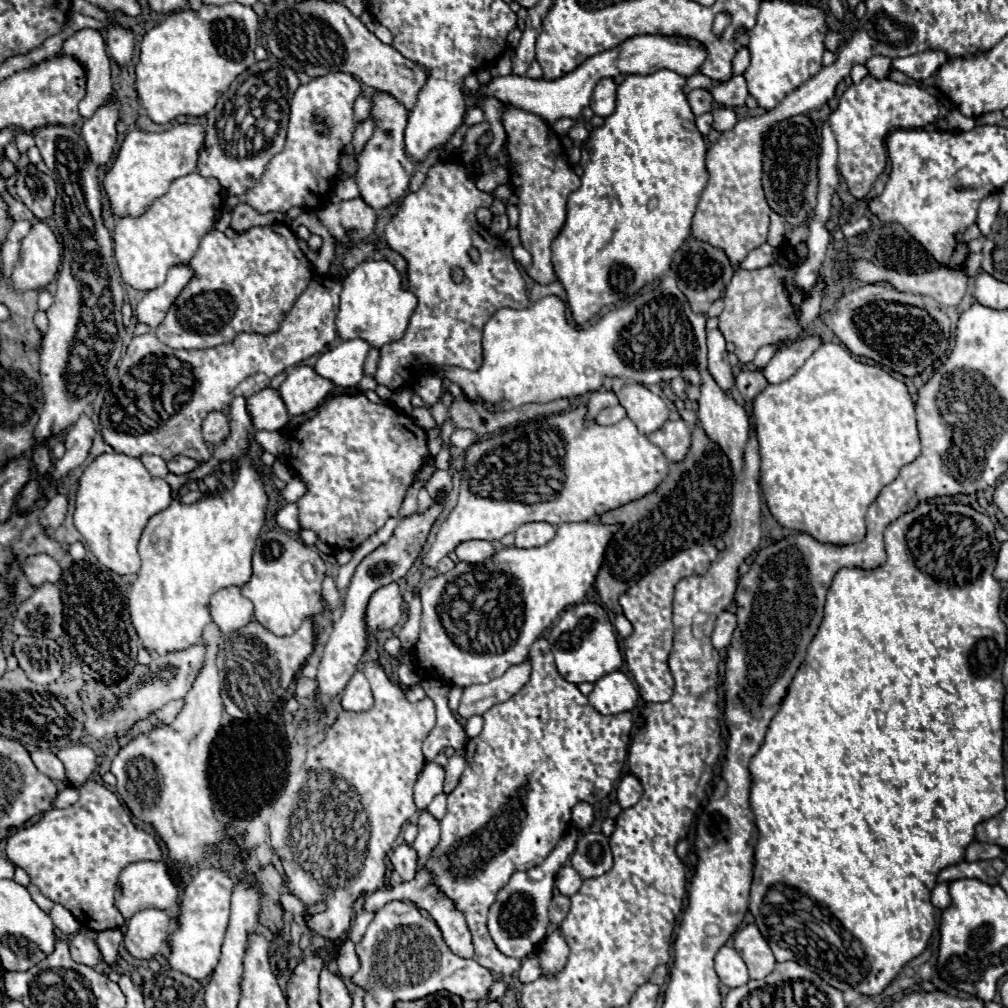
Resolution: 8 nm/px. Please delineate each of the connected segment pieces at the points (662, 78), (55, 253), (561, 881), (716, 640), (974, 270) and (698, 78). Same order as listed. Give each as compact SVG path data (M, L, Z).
M658 70L654 74L648 76L626 76L626 80L618 86L618 94L616 94L616 110L612 116L606 118L602 128L596 128L588 142L582 148L582 160L580 164L584 166L584 176L582 176L582 186L572 192L568 196L568 214L566 214L566 222L560 230L560 234L554 238L552 242L552 266L556 272L556 278L562 282L566 296L568 296L568 308L572 312L572 320L576 324L584 324L588 322L592 316L596 316L600 312L602 306L614 306L620 302L628 302L632 298L632 294L636 294L642 286L646 286L648 282L660 280L672 264L672 256L676 252L676 248L680 248L680 244L684 244L684 240L688 240L690 236L690 222L696 210L696 204L700 200L700 194L708 182L708 174L706 174L706 166L704 166L704 156L706 156L706 140L702 138L702 134L698 132L696 124L694 124L694 114L688 106L686 94L682 92L684 86L684 76L672 72L672 70Z
M36 220L30 234L22 240L20 260L14 266L14 290L30 290L48 286L62 262L62 244L46 222Z
M564 864L558 870L558 874L556 874L556 888L560 890L560 894L572 896L572 894L576 894L580 890L580 884L582 884L582 878L570 864Z
M722 612L716 620L716 628L712 632L712 644L722 650L722 648L728 648L730 640L732 640L732 634L736 630L736 614L732 612Z
M969 253L966 262L964 263L963 270L968 277L975 277L978 273L982 261L982 253Z
M695 74L686 78L686 84L684 87L684 91L688 94L691 90L696 88L712 88L712 86L716 86L716 82L710 82L704 74Z

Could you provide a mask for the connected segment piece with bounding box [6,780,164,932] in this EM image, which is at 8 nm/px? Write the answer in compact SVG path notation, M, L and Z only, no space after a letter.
M94 780L80 786L76 804L64 810L52 808L36 824L16 830L8 838L6 856L14 866L26 870L46 898L68 908L82 926L96 932L124 926L122 914L114 908L120 872L138 860L164 860L156 838L134 828L128 808L114 792Z

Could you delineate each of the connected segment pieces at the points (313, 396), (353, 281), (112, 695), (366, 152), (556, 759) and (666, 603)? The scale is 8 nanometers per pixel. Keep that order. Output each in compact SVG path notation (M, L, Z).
M296 366L290 370L282 386L278 388L288 414L298 416L314 410L320 400L334 388L334 384L314 372L310 366Z
M364 260L342 282L340 308L336 314L336 330L342 340L362 338L372 348L382 348L392 340L400 340L408 328L408 320L416 308L416 296L402 288L398 270L386 260Z
M196 644L166 656L154 656L148 670L146 666L136 664L134 670L120 684L104 686L98 682L88 682L84 688L86 692L84 710L88 716L86 732L98 740L104 736L126 734L136 720L146 718L148 714L168 704L170 700L184 698L188 694L188 688L192 686L192 680L196 680L196 676L200 674L202 666L204 666L204 644Z
M376 94L372 102L372 116L376 120L376 128L374 136L358 154L356 184L360 188L360 198L374 210L380 210L406 196L408 182L414 174L414 162L404 152L404 128L408 110L402 104L398 104L390 94Z
M538 638L530 646L528 660L532 664L528 684L510 700L492 706L484 714L484 728L480 736L468 740L468 764L460 776L458 786L448 794L448 810L446 816L440 820L442 838L428 860L428 868L434 872L440 890L450 896L458 910L466 916L474 940L474 960L480 966L504 976L512 976L520 968L520 960L504 956L494 946L488 934L486 914L496 898L496 892L508 882L512 872L530 870L546 860L552 848L556 848L558 840L568 832L572 808L580 800L596 804L598 800L610 796L626 760L626 750L630 742L630 720L634 724L632 712L602 716L590 706L588 698L578 690L576 684L560 678L554 666L550 646L544 638Z
M696 544L696 548L688 548L684 552L678 552L674 558L666 560L656 570L648 572L638 584L634 584L624 596L620 596L620 606L630 620L634 632L624 638L624 658L628 664L628 670L632 672L640 696L644 702L668 702L674 692L674 678L668 670L668 654L672 650L672 598L674 598L674 586L680 578L702 574L706 568L716 560L718 550L712 544Z

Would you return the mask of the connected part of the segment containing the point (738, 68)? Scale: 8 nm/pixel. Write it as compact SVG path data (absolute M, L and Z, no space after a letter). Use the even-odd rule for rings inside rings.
M740 48L734 56L734 62L732 62L734 74L742 74L748 68L748 64L750 64L750 52L746 48Z

